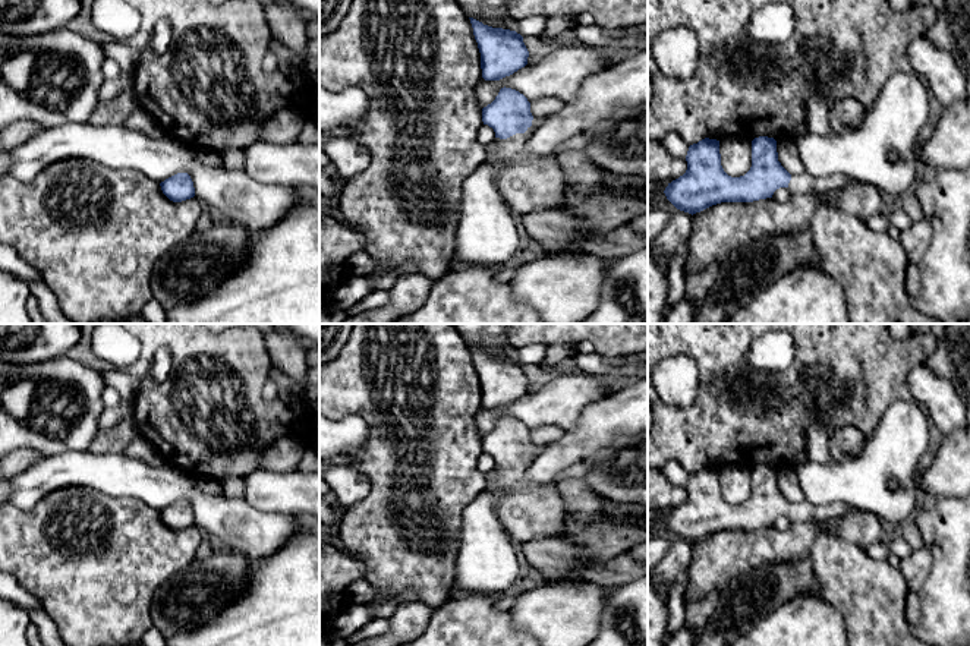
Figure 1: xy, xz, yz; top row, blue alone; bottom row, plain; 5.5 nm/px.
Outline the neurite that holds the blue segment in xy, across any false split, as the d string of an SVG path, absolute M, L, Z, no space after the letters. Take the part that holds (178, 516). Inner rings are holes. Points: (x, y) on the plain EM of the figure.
M177 501L160 511L163 521L173 530L182 530L195 524L195 516L188 501Z

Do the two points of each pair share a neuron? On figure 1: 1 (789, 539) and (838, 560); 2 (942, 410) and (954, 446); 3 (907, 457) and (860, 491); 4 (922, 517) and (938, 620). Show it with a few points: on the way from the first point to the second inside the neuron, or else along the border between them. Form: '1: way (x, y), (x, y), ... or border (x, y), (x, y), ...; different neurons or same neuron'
1: border (824, 532), (808, 554); different neurons
2: border (954, 429), (944, 435); different neurons
3: way (896, 460), (872, 481); same neuron
4: way (944, 542), (944, 595); same neuron

